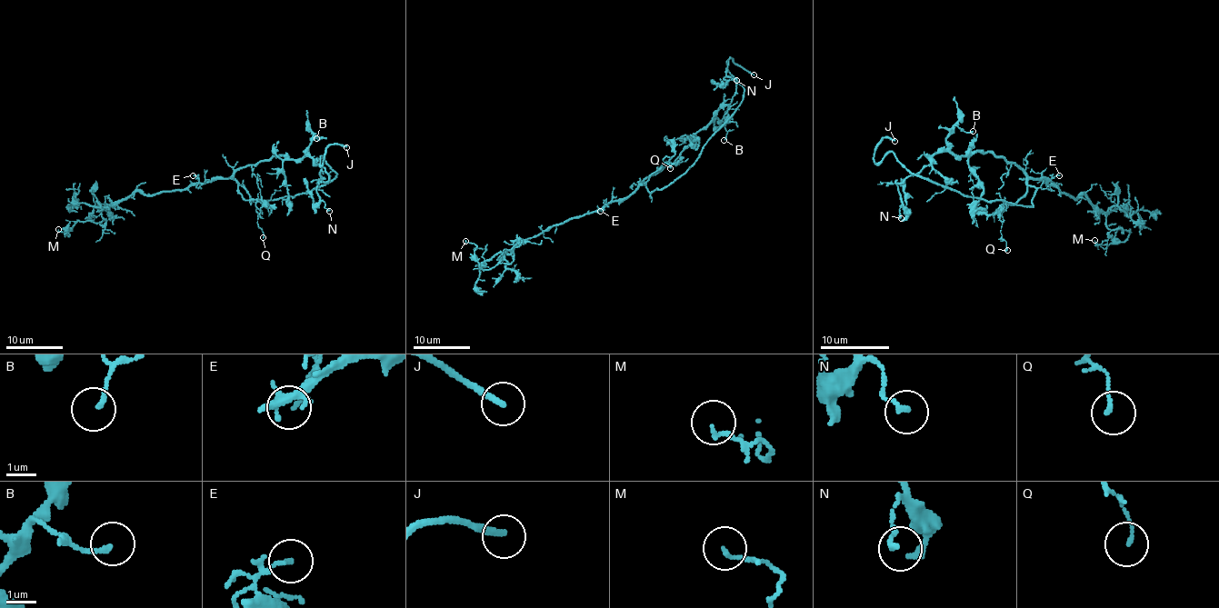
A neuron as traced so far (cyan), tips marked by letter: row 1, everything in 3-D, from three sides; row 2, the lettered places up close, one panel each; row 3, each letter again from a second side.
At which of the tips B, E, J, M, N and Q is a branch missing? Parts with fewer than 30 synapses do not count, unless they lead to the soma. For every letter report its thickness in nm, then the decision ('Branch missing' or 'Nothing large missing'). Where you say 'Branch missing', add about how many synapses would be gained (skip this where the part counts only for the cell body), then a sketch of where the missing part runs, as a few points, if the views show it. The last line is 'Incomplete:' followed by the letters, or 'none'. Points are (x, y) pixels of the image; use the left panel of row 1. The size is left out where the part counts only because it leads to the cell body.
B: Thickness 150 nm. Nothing large missing
E: Thickness 140 nm. Nothing large missing
J: Thickness 240 nm. Branch missing. Course of what is missing: (346, 147), (366, 155), (377, 165), (383, 166), (384, 160)
M: Thickness 110 nm. Nothing large missing
N: Thickness 170 nm. Nothing large missing
Q: Thickness 110 nm. Nothing large missing
Incomplete: J

